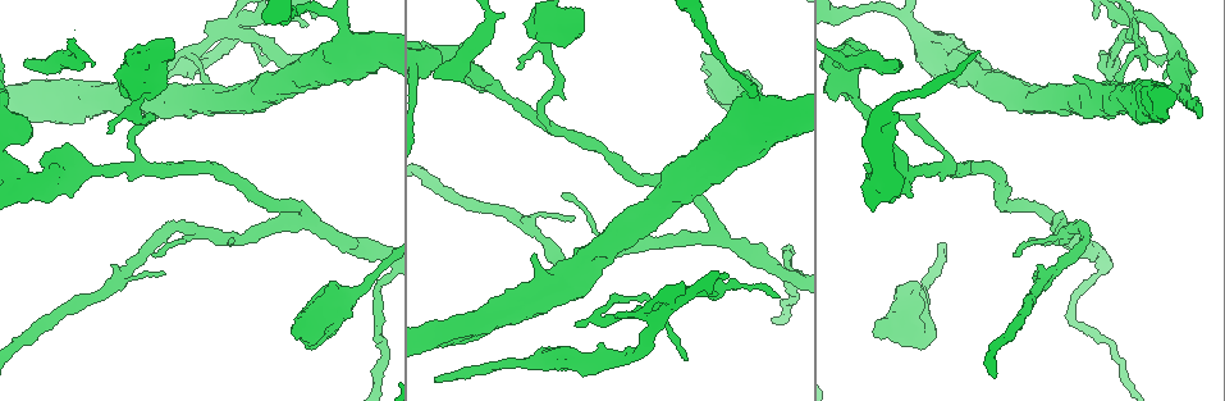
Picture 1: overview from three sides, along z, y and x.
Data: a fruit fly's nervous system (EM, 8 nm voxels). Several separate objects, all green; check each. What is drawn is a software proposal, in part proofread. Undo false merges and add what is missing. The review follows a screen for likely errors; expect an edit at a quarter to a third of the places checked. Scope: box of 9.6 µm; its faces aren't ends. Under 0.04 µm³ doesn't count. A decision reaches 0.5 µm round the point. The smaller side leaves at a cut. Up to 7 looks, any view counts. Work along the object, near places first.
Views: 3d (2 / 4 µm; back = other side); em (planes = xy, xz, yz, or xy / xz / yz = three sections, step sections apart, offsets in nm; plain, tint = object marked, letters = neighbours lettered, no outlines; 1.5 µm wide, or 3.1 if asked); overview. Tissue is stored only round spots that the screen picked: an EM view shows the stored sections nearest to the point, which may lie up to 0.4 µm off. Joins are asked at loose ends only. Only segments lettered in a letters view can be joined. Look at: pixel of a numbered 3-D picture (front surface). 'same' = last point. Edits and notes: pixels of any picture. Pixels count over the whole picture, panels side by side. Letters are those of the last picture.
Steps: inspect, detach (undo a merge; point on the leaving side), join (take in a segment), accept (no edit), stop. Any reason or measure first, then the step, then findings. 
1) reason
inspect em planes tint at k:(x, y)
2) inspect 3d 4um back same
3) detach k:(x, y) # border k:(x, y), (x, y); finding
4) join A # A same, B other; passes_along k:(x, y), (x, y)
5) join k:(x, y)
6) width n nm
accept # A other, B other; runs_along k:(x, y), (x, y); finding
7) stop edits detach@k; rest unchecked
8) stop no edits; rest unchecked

sharp bend
inspect 3d 2um at 1:(908, 121)

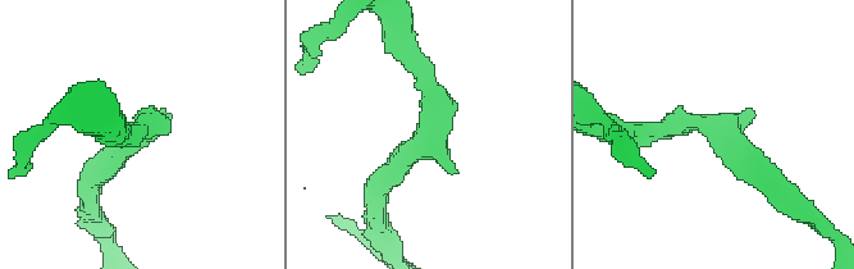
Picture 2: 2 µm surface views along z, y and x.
arm_widths 200, 200 nm; shape alone is not enough
inspect em planes letters at 2:(719, 125)

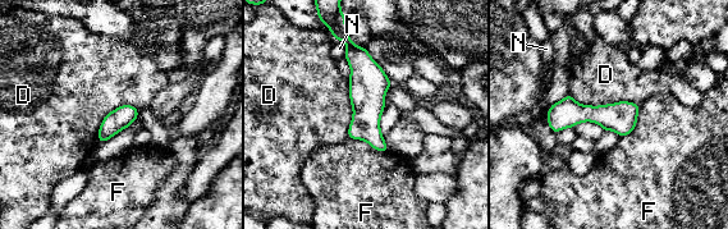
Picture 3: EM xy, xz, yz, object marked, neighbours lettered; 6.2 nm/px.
width 140 nm
accept # D other, F other, N other; runs_along 3:(348, 42), (384, 149); all the same cell

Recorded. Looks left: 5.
branch stops here
inspect em planes plain at 1:(1075, 74)

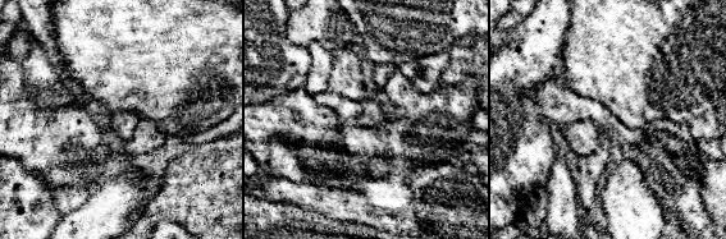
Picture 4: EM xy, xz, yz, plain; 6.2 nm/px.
see the neighbours
inspect em planes letters same

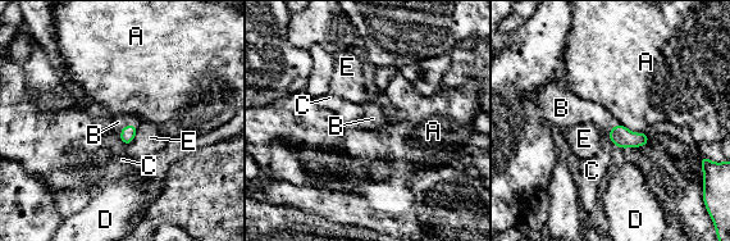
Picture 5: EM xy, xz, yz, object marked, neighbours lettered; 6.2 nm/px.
join B # A other, B same, C other, D other, E other; the cell continues

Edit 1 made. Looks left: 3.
inspect overview

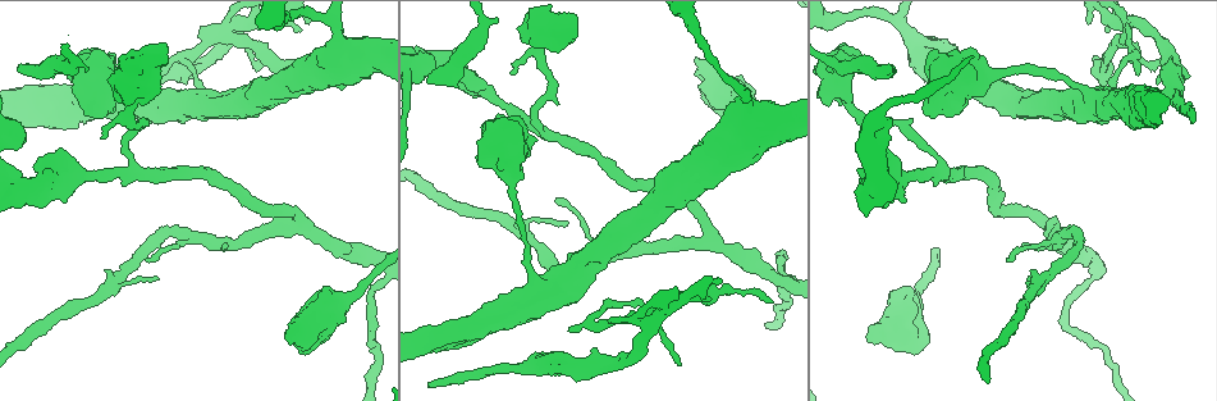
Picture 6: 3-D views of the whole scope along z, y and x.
free end
inspect 3d 2um at 6:(428, 82)

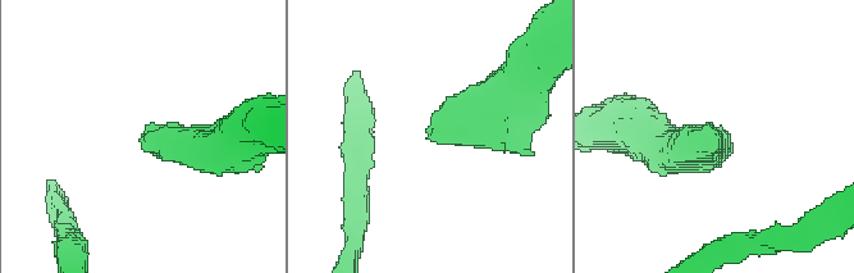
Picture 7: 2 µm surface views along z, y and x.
need the tissue
inspect em xy step 4 letters at 7:(140, 141)

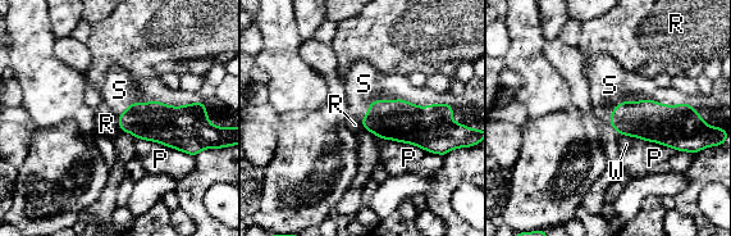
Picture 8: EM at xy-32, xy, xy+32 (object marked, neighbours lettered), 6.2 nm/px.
join S # P other, R other, S same, W other; the cell continues

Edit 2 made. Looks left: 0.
stop edits join@5, join@8; rest unchecked

